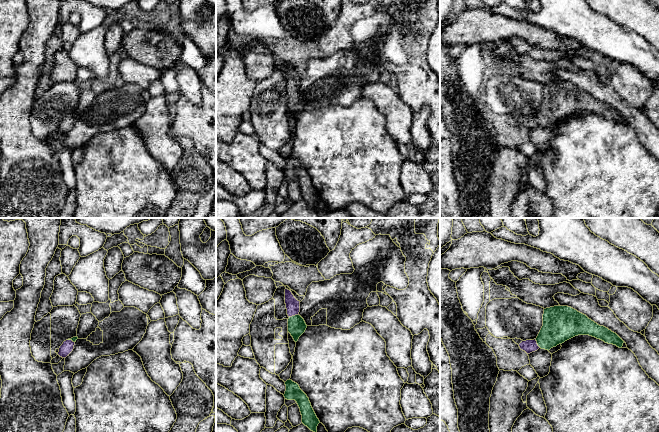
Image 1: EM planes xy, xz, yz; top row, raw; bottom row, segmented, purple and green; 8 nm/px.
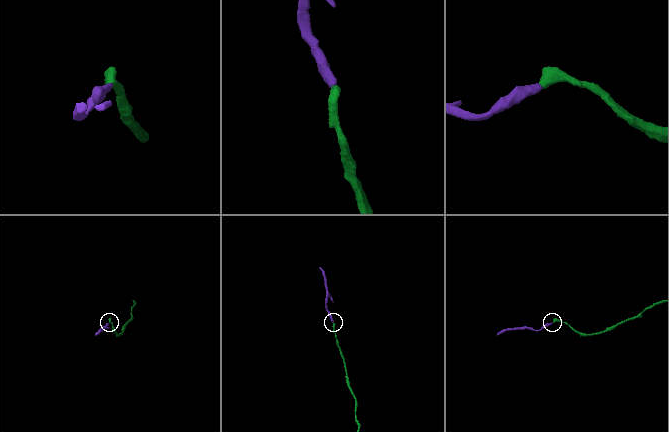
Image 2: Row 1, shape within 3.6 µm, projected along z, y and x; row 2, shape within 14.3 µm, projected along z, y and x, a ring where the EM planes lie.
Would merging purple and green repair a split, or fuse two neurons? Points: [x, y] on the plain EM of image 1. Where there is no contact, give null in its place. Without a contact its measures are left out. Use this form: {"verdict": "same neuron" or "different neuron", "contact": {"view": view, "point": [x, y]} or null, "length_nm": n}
{"verdict": "same neuron", "contact": {"view": "xz", "point": [293, 91]}, "length_nm": 80}

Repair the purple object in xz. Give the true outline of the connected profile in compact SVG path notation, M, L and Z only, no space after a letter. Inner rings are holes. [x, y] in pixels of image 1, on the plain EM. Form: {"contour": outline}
{"contour": "M285 65L285 80L289 93L288 108L294 117L297 118L299 113L305 108L307 101L304 95L299 91L300 77L298 77L288 65Z"}

